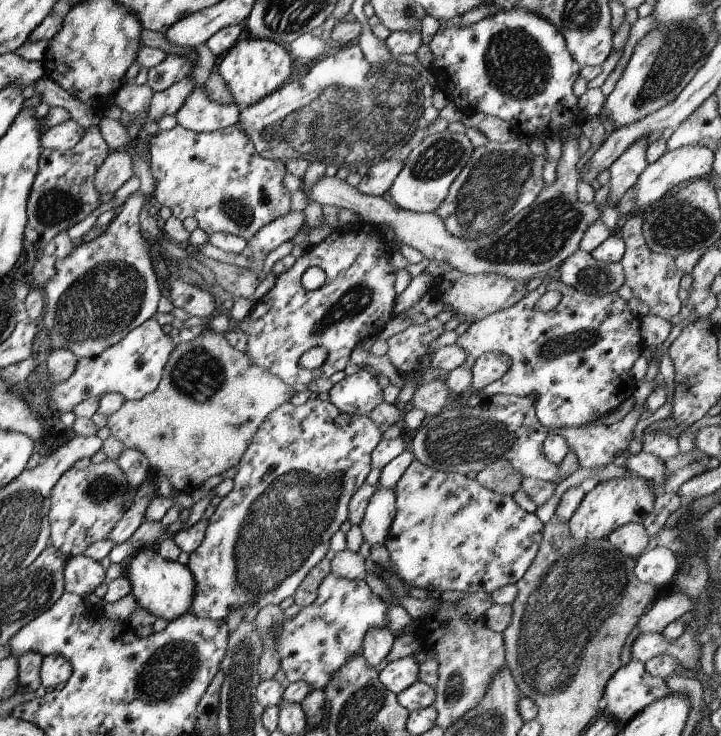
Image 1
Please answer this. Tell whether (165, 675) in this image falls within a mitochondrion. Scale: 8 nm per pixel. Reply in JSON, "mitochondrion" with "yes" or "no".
{"mitochondrion":"yes"}

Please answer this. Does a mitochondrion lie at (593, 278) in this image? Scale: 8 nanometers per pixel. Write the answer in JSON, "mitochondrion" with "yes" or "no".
{"mitochondrion":"yes"}

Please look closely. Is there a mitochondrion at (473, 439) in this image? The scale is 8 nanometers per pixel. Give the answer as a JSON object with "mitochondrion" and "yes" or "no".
{"mitochondrion":"yes"}

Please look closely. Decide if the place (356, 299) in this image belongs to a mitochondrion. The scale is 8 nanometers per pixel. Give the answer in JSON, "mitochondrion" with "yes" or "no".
{"mitochondrion":"yes"}

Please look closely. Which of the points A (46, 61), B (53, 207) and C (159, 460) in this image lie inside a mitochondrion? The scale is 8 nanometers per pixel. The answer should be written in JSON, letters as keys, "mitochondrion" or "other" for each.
{"A":"other","B":"mitochondrion","C":"other"}

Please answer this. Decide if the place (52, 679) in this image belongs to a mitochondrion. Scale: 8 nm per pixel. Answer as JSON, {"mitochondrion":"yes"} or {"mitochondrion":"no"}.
{"mitochondrion":"no"}

